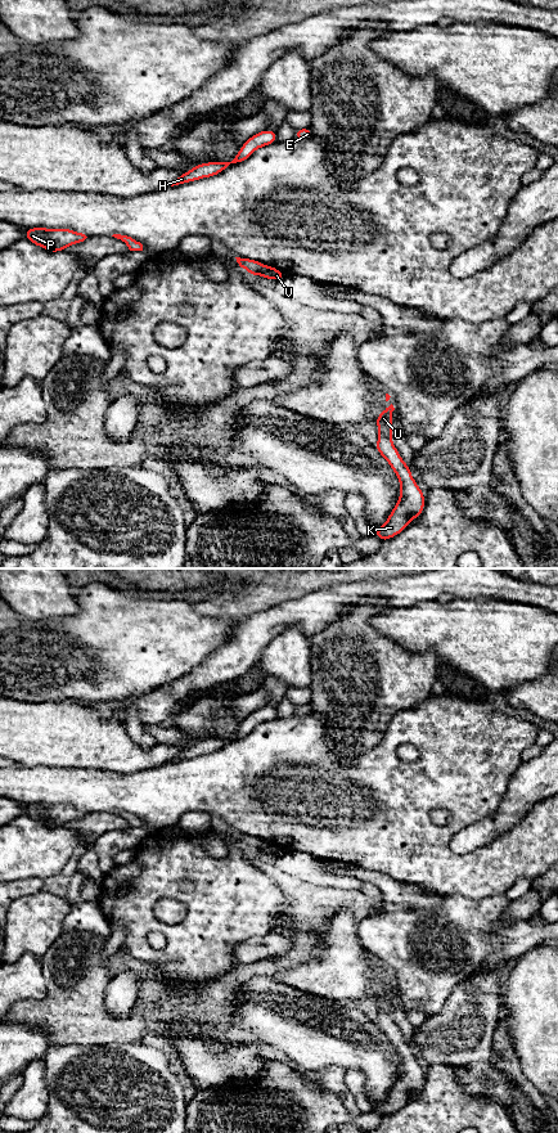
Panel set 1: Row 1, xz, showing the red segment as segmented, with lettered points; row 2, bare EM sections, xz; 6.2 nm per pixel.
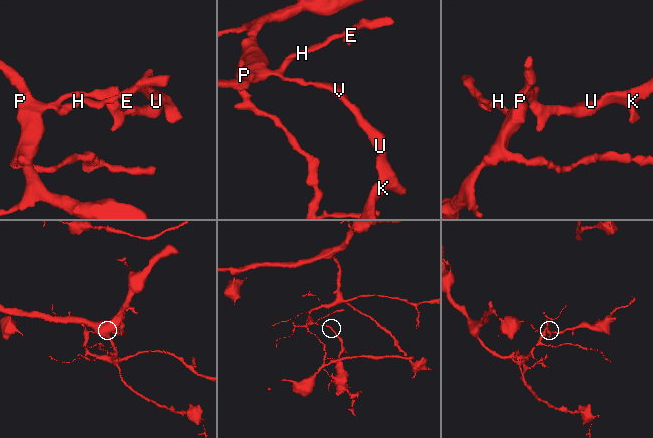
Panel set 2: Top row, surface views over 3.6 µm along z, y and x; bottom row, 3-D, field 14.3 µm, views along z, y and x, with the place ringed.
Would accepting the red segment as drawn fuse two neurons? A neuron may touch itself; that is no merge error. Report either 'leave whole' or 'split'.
split

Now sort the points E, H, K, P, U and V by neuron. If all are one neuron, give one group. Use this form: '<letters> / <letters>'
E H P / K U V

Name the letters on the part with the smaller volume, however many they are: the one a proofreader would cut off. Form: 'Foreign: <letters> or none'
Foreign: K, U, V

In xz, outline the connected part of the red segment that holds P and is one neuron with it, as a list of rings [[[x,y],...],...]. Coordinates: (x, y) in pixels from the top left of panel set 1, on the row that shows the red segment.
[[[30,228],[24,231],[24,238],[49,252],[59,252],[84,242],[87,237],[72,229]]]

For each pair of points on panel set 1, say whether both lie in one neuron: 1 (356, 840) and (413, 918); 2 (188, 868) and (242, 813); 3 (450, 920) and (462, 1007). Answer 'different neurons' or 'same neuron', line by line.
1: different neurons
2: different neurons
3: different neurons

